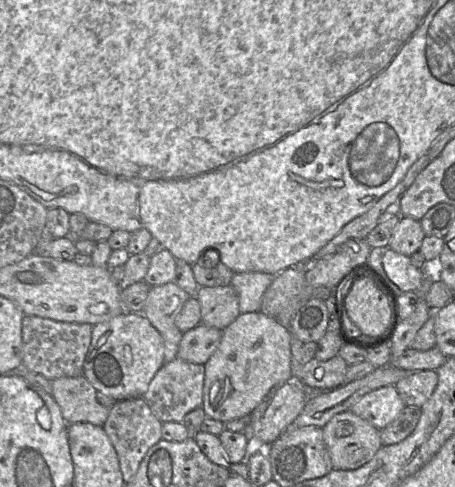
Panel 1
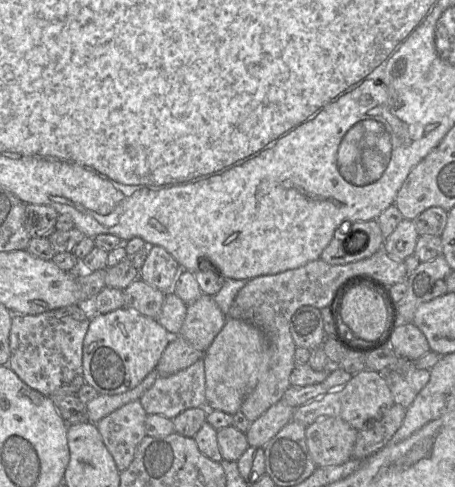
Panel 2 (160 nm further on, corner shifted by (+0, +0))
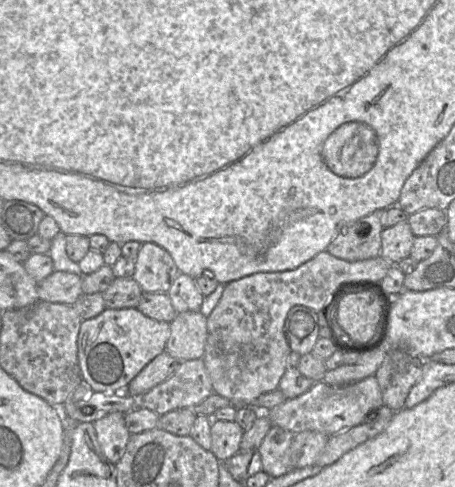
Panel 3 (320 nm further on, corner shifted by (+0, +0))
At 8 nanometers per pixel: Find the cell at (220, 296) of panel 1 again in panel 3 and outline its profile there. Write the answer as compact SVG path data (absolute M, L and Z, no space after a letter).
M200 311L177 313L165 351L179 362L202 359L207 334L207 317Z

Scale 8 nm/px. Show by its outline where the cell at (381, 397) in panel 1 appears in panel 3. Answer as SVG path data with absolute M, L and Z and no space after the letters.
M373 375L358 382L341 386L330 386L323 381L316 382L304 394L287 399L269 411L260 413L265 413L273 426L281 427L294 434L315 431L332 436L363 423L382 405L382 392L375 375Z

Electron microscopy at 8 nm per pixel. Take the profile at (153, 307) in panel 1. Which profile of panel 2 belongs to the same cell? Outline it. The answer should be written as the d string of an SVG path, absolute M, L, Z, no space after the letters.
M137 278L123 290L123 295L125 308L134 309L140 314L156 320L166 293Z

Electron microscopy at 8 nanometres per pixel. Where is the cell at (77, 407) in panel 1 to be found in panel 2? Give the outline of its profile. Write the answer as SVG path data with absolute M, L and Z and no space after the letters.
M154 369L132 390L116 395L99 394L96 398L88 401L86 403L88 422L96 424L121 406L132 401L140 401L141 396L153 385L158 377L158 372Z

